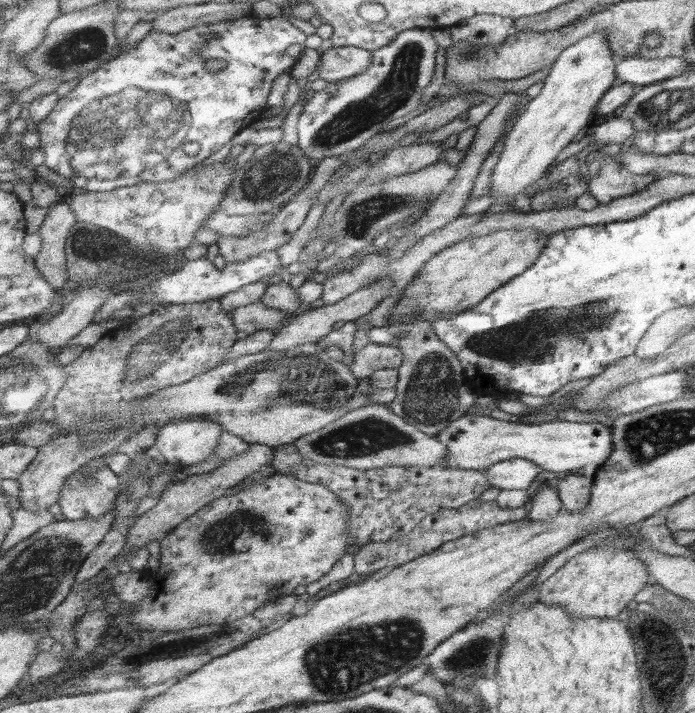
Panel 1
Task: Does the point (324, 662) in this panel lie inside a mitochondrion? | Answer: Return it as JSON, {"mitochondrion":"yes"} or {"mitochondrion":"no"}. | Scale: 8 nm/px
{"mitochondrion":"yes"}

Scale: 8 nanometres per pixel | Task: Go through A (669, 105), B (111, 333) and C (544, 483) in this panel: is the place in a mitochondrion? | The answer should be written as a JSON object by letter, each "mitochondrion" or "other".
{"A":"mitochondrion","B":"other","C":"other"}

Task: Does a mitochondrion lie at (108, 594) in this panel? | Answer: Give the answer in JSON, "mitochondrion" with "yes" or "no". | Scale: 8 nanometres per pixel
{"mitochondrion":"no"}

